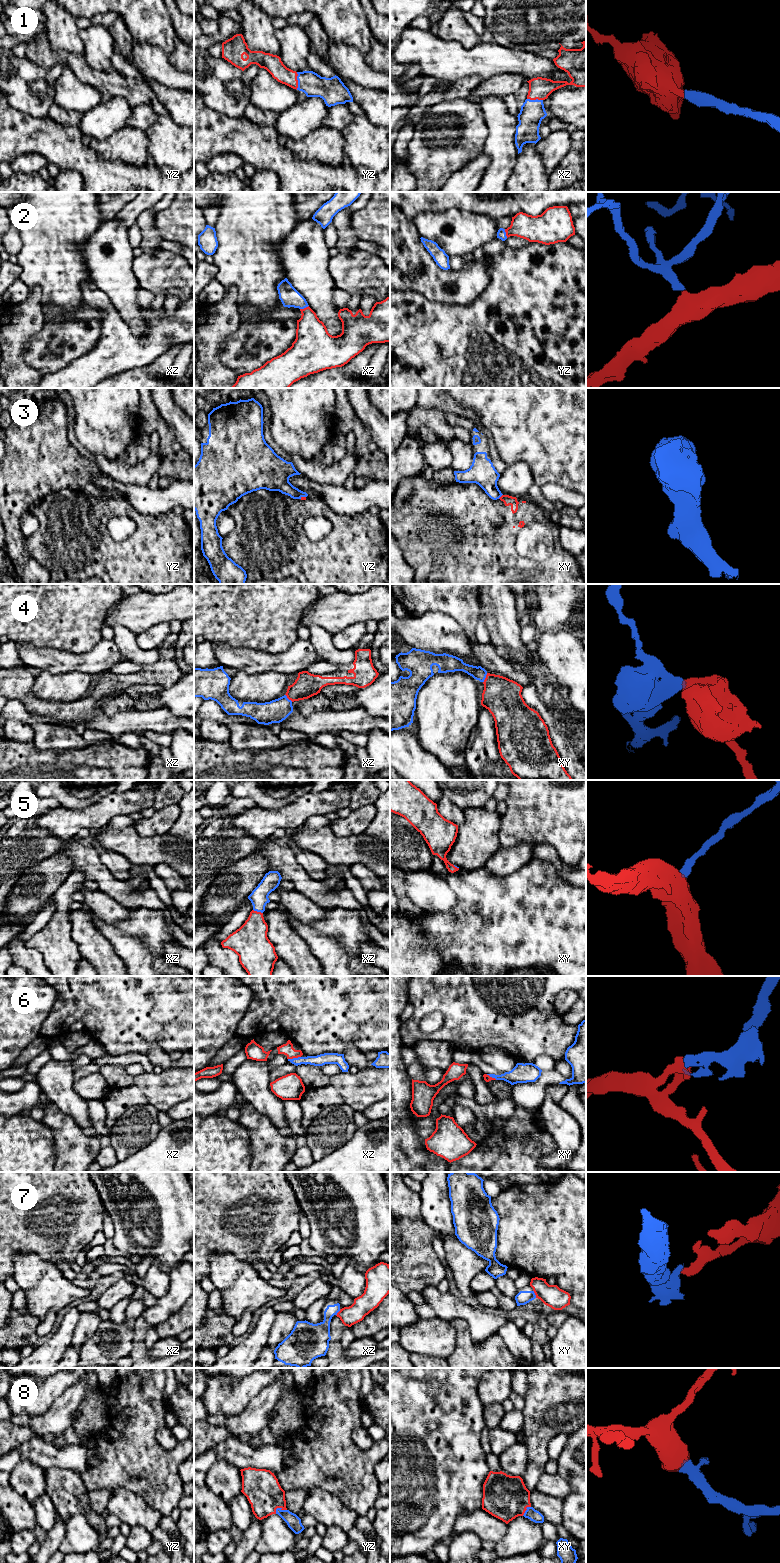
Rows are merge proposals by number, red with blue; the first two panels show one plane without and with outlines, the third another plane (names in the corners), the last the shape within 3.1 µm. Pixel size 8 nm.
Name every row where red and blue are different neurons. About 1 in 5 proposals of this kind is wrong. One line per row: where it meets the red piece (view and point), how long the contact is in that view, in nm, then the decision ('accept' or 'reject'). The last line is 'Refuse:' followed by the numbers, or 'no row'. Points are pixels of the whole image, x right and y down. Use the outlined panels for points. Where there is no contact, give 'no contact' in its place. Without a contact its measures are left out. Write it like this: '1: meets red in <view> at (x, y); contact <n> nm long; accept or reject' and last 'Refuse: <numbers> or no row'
1: meets red in yz at (297, 81); contact 140 nm long; accept
2: meets red in xz at (304, 308); contact 80 nm long; accept
3: meets red in xy at (501, 496); contact 50 nm long; reject
4: meets red in xy at (485, 678); contact 90 nm long; accept
5: meets red in xz at (258, 912); contact 90 nm long; accept
6: meets red in xz at (294, 1057); contact 110 nm long; reject
7: meets red in xy at (535, 1294); contact 70 nm long; reject
8: meets red in yz at (279, 1507); contact 100 nm long; accept
Refuse: 3, 6, 7

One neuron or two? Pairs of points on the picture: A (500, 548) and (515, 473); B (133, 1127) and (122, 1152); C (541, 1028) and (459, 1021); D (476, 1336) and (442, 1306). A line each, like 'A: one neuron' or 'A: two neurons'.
A: two neurons
B: one neuron
C: one neuron
D: one neuron

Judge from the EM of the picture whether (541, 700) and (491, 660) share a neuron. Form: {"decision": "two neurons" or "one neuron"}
{"decision": "two neurons"}

